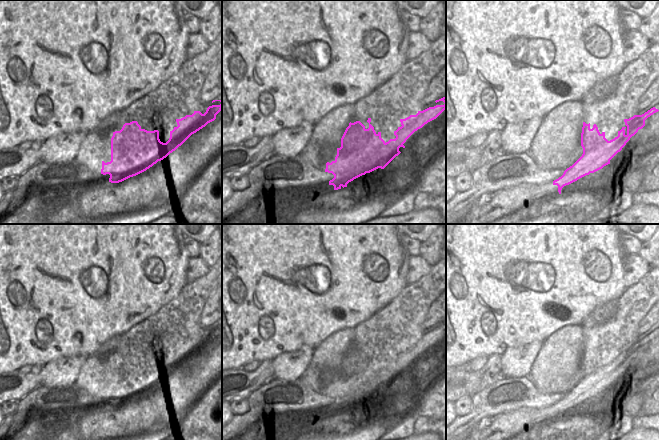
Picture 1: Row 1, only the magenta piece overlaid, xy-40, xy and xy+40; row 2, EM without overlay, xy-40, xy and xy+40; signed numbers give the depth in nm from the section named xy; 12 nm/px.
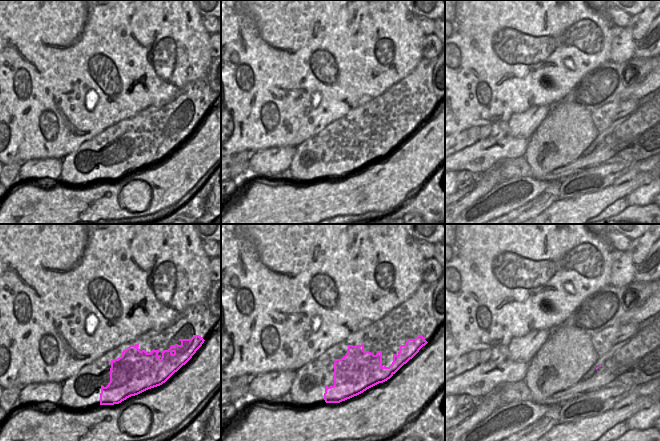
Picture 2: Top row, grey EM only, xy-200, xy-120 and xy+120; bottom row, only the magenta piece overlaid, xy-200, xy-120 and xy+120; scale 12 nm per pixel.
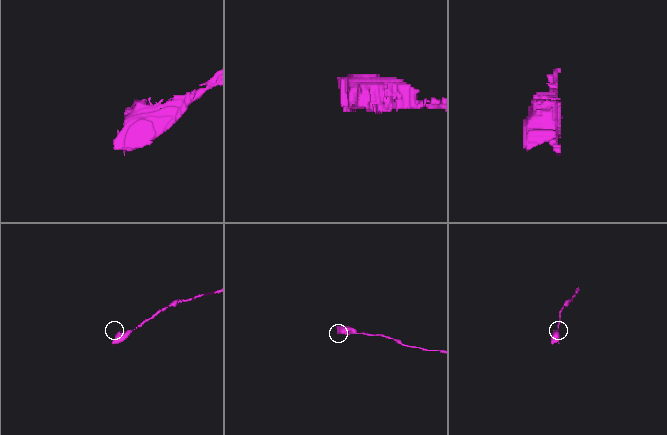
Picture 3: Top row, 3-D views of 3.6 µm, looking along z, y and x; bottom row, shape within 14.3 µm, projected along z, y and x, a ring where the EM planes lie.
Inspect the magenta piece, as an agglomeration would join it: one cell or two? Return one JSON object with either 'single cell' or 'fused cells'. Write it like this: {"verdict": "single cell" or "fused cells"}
{"verdict": "fused cells"}

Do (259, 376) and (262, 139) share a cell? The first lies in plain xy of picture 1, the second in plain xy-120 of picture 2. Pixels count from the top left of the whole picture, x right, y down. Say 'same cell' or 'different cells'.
different cells

